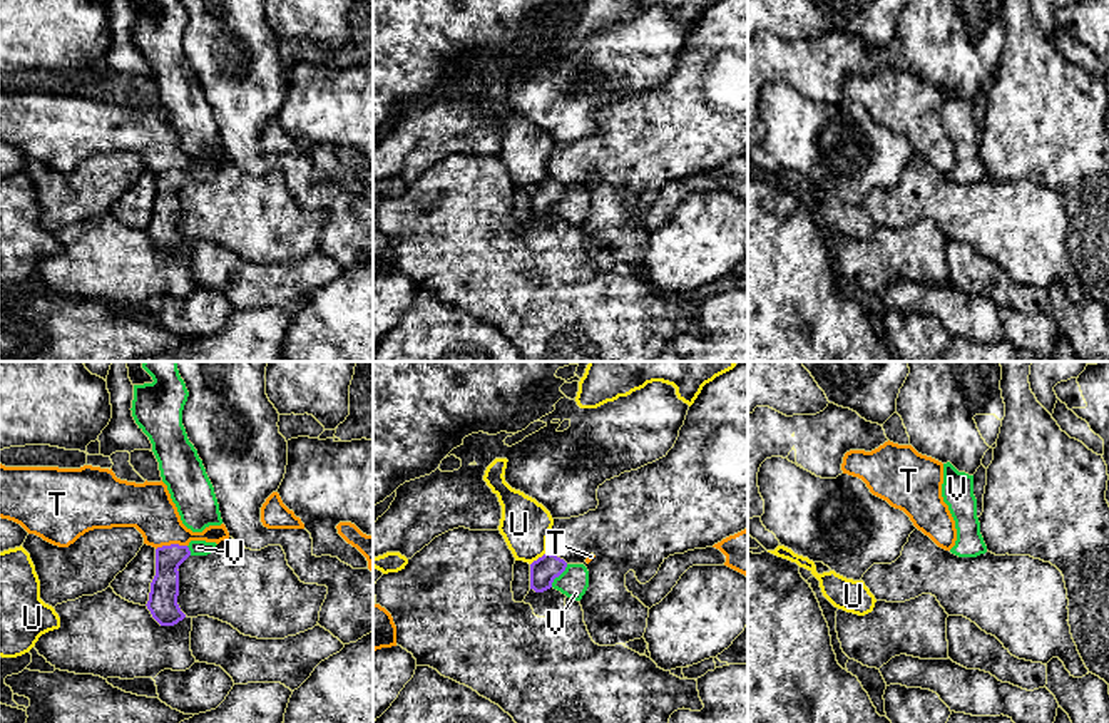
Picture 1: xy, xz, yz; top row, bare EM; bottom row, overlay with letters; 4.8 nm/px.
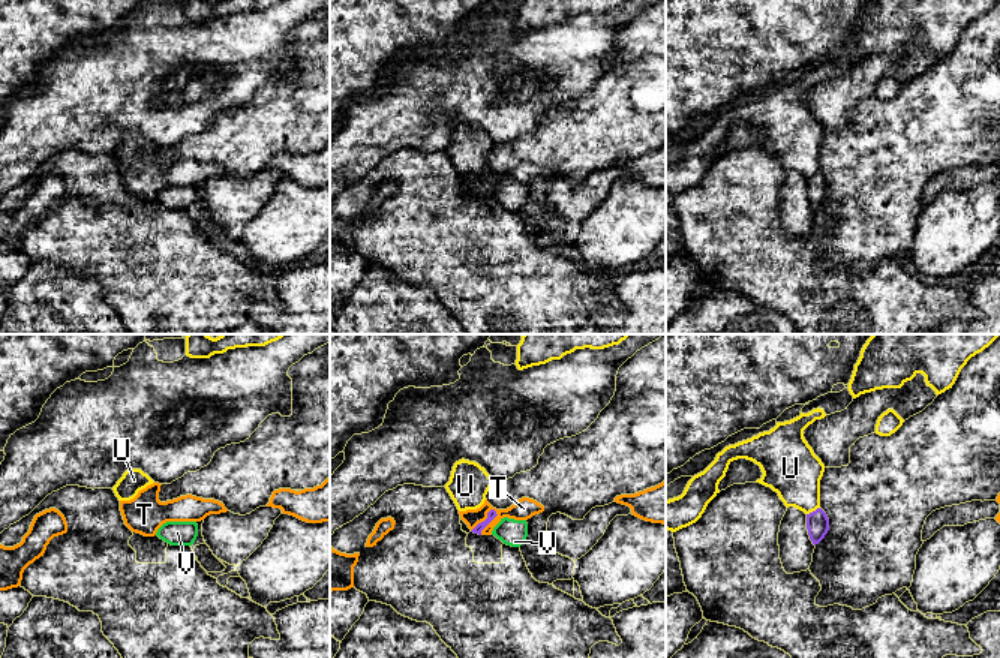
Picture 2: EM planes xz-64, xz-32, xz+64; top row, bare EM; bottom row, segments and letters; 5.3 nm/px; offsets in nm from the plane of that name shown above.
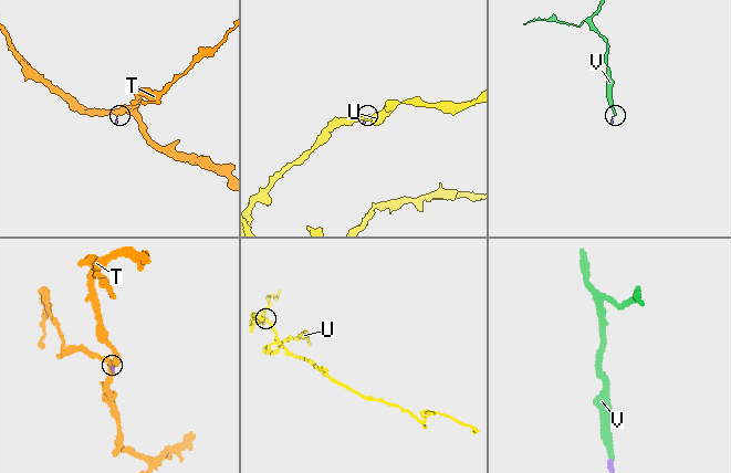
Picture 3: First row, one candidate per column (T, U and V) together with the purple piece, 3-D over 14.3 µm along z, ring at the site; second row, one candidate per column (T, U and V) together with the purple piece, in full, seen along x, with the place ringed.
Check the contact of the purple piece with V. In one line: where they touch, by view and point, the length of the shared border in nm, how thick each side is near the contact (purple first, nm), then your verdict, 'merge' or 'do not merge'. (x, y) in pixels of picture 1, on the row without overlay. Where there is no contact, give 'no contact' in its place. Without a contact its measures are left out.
xz (557, 201) | 140 nm | 130/140 nm | merge

